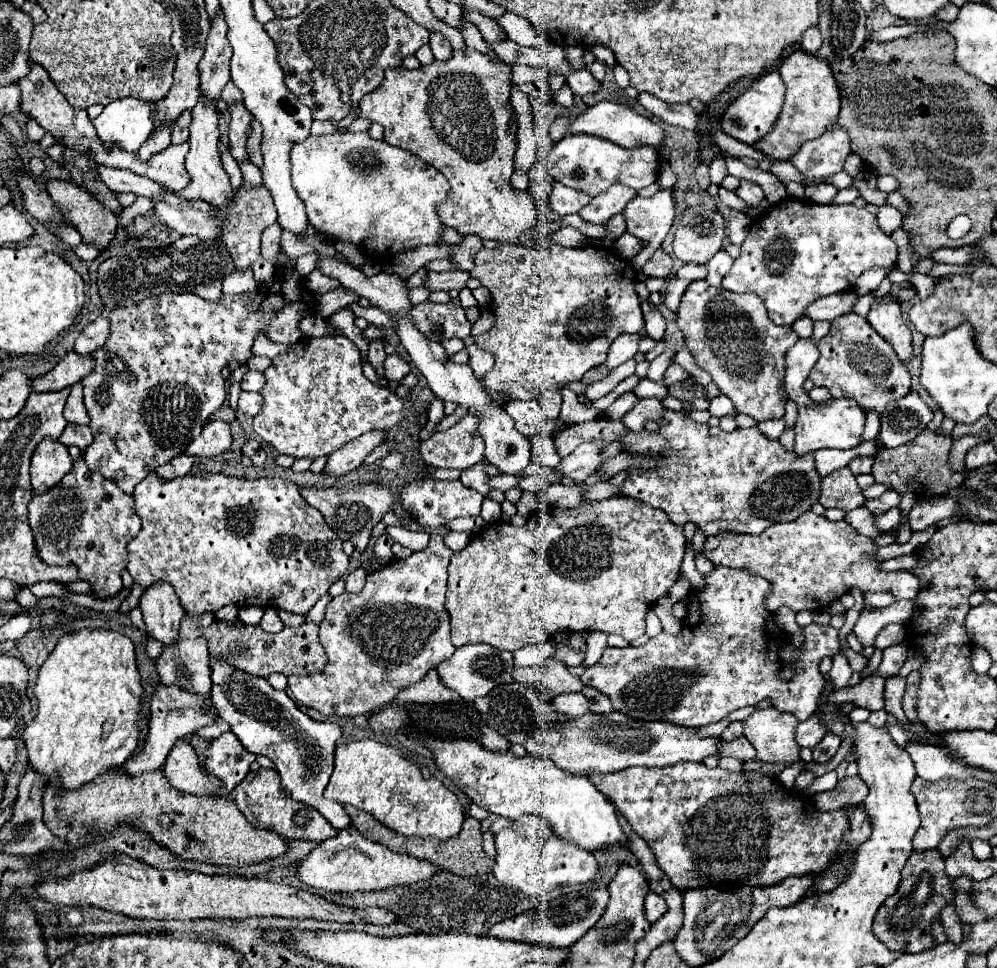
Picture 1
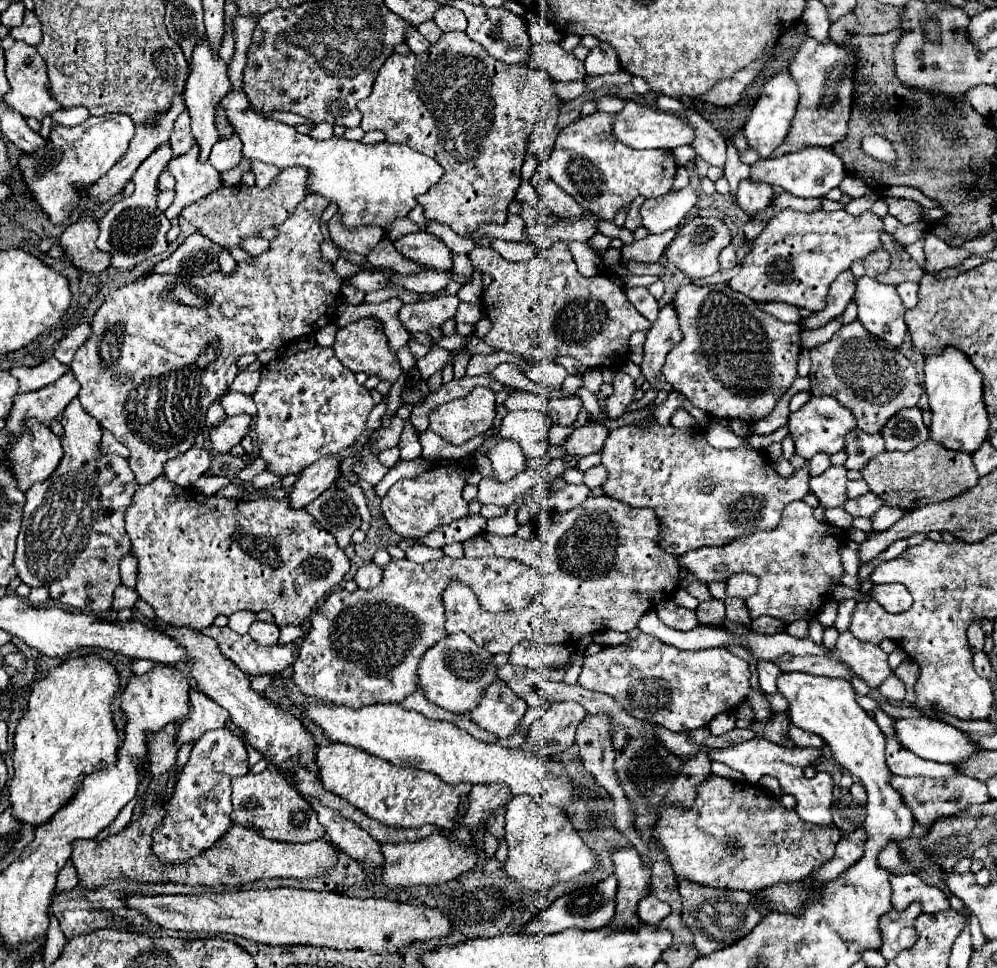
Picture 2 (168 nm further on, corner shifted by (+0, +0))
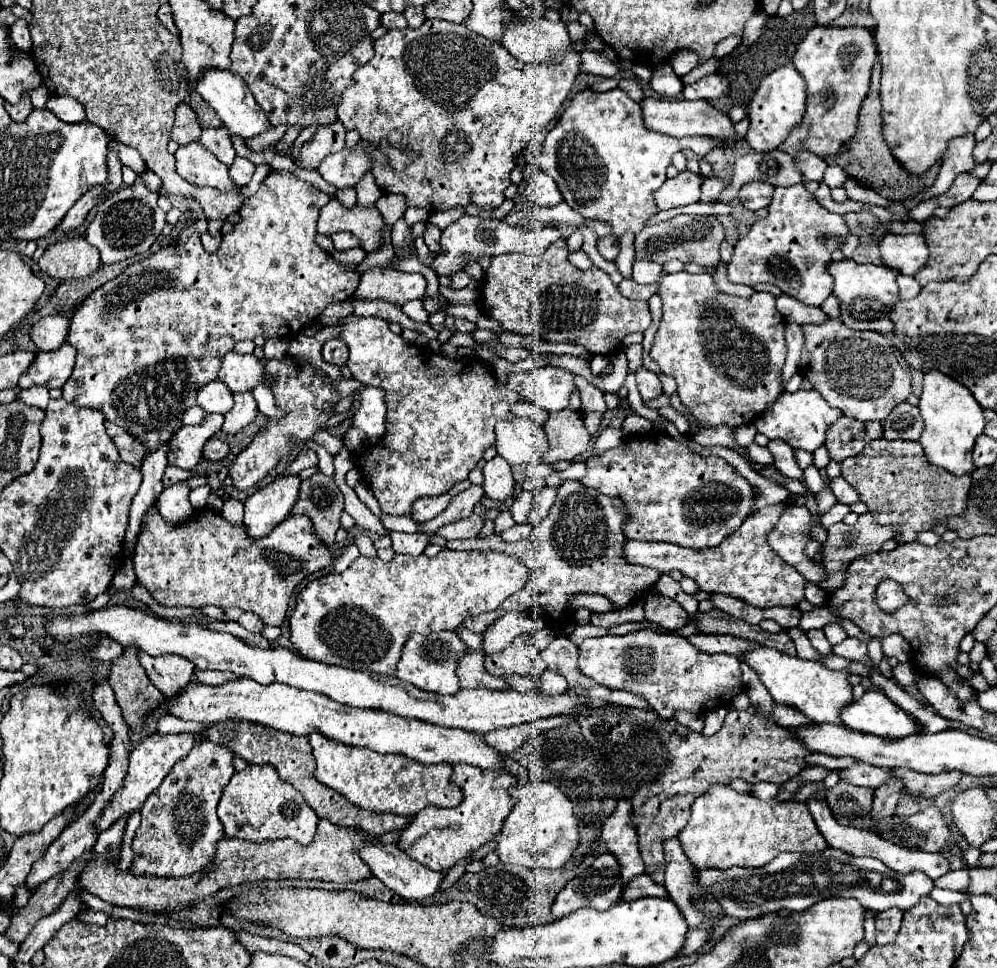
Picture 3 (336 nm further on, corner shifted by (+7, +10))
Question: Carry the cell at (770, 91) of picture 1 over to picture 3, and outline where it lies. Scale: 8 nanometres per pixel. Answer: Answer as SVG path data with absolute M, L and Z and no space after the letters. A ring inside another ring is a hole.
M793 64L781 66L767 74L763 82L759 84L753 100L751 100L751 112L749 112L749 132L745 136L745 142L755 150L755 152L769 152L775 150L783 138L795 128L795 124L801 122L803 110L805 110L805 82L801 74L795 70Z

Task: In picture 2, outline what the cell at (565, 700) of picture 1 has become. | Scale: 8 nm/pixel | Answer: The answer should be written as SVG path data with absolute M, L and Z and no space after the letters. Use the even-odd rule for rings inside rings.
M556 702L528 730L528 746L536 756L554 756L574 744L576 728L582 724L586 710L578 702Z

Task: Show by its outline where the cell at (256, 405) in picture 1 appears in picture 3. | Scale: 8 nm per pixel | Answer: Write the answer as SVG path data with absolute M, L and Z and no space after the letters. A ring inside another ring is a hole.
M213 380L213 382L205 384L203 388L199 388L197 404L207 412L225 414L233 406L233 392L227 390L227 386L223 386L223 382Z

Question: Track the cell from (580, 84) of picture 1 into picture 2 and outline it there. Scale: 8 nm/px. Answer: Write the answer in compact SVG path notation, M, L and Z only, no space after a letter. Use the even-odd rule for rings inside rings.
M542 42L532 46L528 66L546 72L558 82L572 82L586 78L584 62L578 60L572 52L566 52L556 42Z

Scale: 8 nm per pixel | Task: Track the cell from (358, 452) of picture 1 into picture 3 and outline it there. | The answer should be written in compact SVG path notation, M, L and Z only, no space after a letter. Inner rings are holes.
M279 474L269 484L255 490L255 494L245 500L245 518L247 532L253 538L269 534L279 522L283 522L295 502L299 500L301 478L299 474Z

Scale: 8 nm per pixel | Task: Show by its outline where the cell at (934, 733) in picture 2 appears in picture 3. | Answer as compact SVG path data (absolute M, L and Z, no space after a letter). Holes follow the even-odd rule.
M869 690L861 700L847 706L847 710L843 710L843 724L851 730L885 740L901 740L921 734L921 724L905 710L899 710L899 706L881 690Z

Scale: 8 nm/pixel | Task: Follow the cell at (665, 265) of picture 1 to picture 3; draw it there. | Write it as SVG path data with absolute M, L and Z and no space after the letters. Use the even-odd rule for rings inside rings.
M605 236L597 240L597 248L605 260L617 260L619 254L619 240L615 236Z

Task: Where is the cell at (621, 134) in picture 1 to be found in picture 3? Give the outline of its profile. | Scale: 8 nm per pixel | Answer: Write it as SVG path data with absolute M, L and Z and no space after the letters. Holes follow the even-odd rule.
M645 98L639 102L643 110L643 124L651 132L667 134L673 138L689 138L689 136L717 136L717 138L733 138L733 124L727 114L713 108L707 100L667 100L667 98Z

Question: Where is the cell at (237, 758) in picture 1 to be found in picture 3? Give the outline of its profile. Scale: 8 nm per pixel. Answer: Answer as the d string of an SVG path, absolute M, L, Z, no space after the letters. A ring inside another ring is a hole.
M201 740L193 746L191 754L177 762L159 784L159 790L147 798L141 808L141 826L133 840L133 864L135 874L151 876L187 876L203 870L213 858L215 842L223 836L223 826L215 814L223 788L235 774L233 750L225 744Z

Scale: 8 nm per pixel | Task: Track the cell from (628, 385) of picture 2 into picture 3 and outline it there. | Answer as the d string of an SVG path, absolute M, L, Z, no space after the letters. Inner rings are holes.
M589 412L589 414L585 414L585 416L583 416L585 426L587 426L587 430L589 430L589 434L591 434L591 436L595 436L595 434L599 432L601 418L603 418L603 414L601 414L601 412Z

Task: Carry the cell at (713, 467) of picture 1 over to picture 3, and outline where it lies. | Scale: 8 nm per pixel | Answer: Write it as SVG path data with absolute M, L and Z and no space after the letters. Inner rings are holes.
M665 430L625 436L621 446L611 448L597 458L587 458L587 474L581 484L599 490L605 496L621 496L629 514L629 524L623 526L627 538L641 542L671 542L695 550L721 544L725 536L745 522L755 506L755 486L749 484L729 462L719 456L701 456Z

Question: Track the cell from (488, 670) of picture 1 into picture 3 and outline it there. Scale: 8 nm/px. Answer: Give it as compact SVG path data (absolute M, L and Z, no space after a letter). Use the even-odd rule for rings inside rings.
M441 630L441 632L431 632L427 636L423 634L413 634L407 640L407 646L403 650L403 656L397 666L397 678L411 682L413 686L427 690L427 692L437 692L437 694L455 694L459 692L459 676L457 676L457 666L461 656L467 652L465 642L459 638L455 630Z

